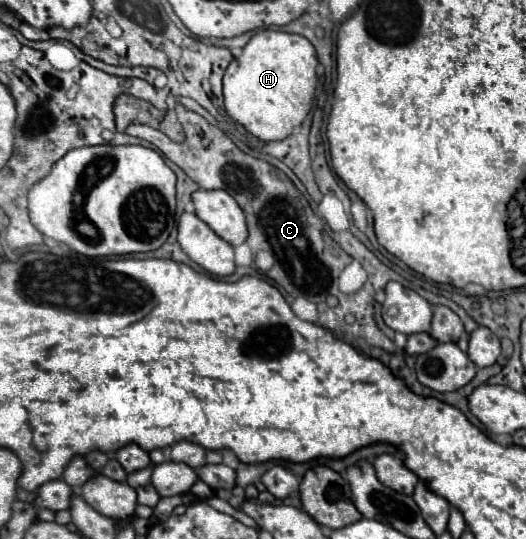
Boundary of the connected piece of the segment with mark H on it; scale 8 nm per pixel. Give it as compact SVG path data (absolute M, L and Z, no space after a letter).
M281 30L257 32L241 56L237 56L223 76L223 96L227 114L259 140L283 140L309 114L317 86L317 54L313 44Z

